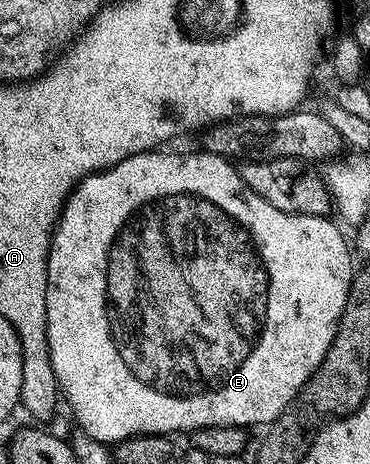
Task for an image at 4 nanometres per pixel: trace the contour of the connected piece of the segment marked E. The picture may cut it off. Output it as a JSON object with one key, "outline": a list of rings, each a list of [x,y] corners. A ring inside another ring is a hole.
{"outline":[[[162,150],[142,152],[130,160],[122,160],[120,164],[114,164],[112,168],[105,168],[102,172],[94,172],[86,176],[83,181],[75,185],[72,193],[63,205],[59,213],[59,222],[55,225],[55,231],[51,238],[51,253],[47,256],[47,341],[53,350],[51,361],[55,377],[59,383],[59,391],[71,403],[75,411],[76,420],[83,426],[82,431],[86,435],[102,441],[108,446],[114,445],[129,436],[140,434],[172,434],[171,432],[184,432],[190,434],[199,428],[209,426],[248,426],[247,424],[270,425],[271,421],[277,419],[284,412],[295,395],[307,385],[307,379],[313,375],[321,366],[333,338],[337,334],[337,326],[341,314],[345,310],[345,302],[349,298],[351,281],[353,279],[353,267],[351,268],[351,252],[349,240],[343,237],[343,232],[327,216],[300,216],[297,212],[282,212],[277,206],[269,206],[265,198],[261,198],[253,190],[249,190],[247,183],[241,178],[238,167],[228,157],[218,156],[212,152],[202,150],[191,153],[188,156],[168,156]]]}

